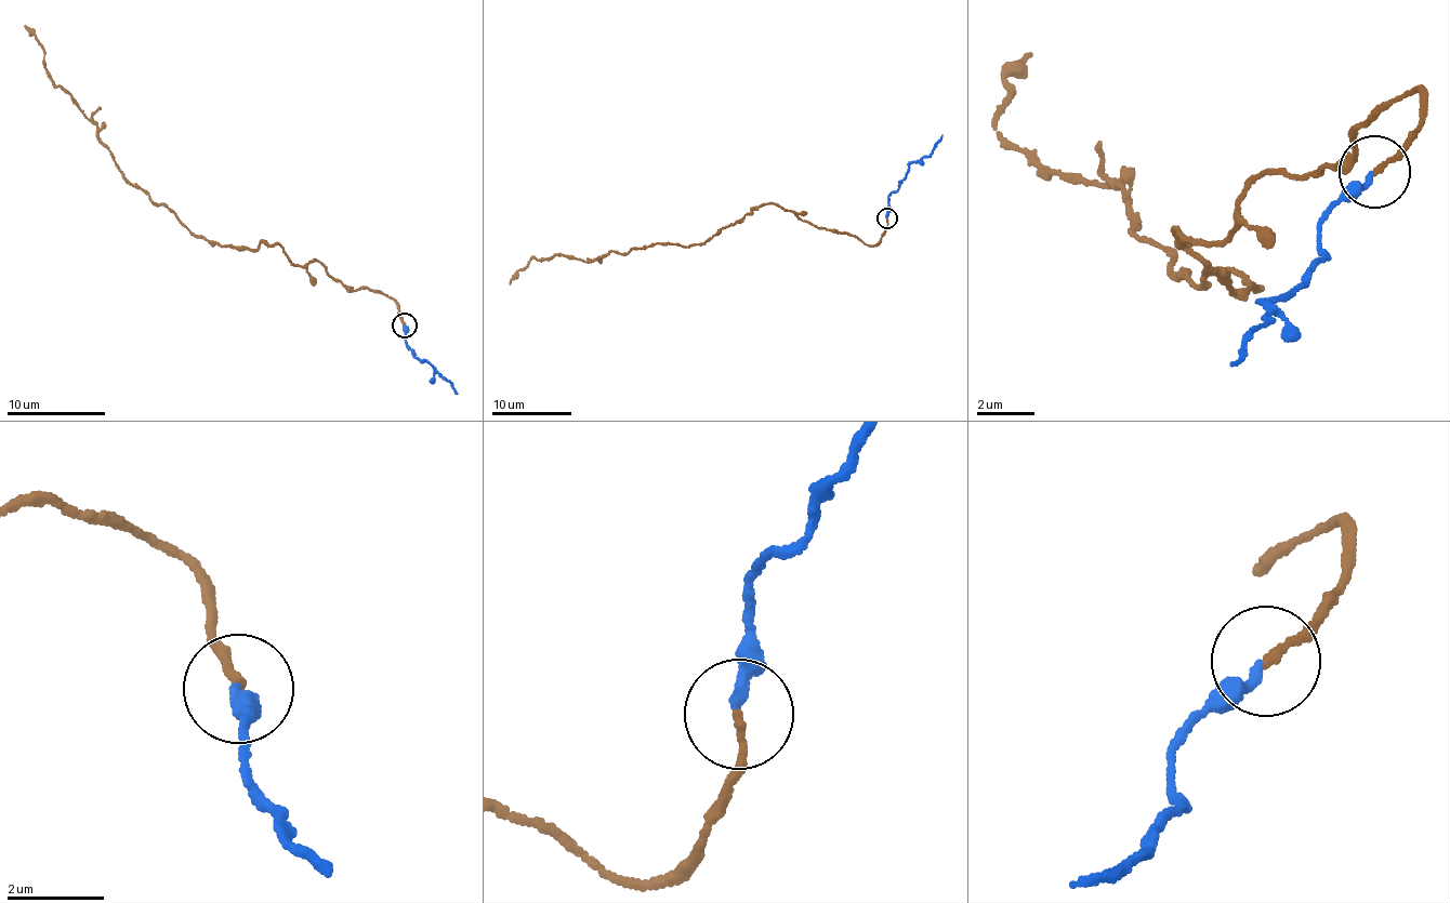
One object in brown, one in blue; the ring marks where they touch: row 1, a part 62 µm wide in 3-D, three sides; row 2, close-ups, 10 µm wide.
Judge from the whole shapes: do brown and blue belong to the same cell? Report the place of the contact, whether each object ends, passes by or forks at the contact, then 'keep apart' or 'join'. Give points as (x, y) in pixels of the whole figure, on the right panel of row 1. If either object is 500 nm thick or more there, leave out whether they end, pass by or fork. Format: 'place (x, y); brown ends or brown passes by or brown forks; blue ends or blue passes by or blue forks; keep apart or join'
place (1374, 171); brown ends; blue ends; join

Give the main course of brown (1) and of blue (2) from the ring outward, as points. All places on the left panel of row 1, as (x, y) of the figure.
1: (404, 324), (394, 299), (345, 288), (320, 262), (192, 233), (123, 176), (24, 25)
2: (404, 324), (405, 344), (451, 383), (457, 393)

